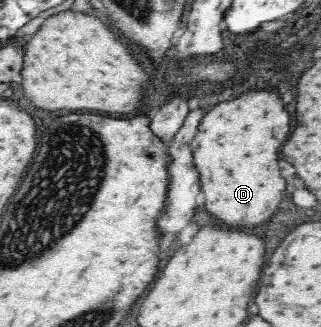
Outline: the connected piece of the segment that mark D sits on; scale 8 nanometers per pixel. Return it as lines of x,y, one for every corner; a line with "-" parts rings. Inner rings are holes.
249,89
235,99
217,103
203,117
191,149
201,173
205,205
219,221
235,227
251,227
271,217
287,185
279,175
279,149
289,135
291,113
277,89

